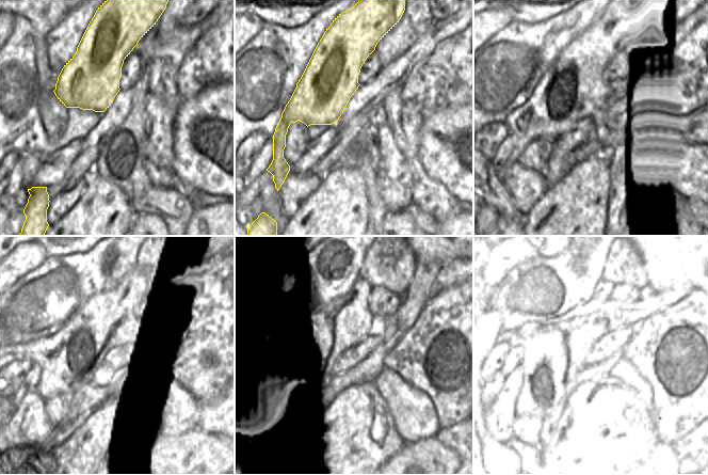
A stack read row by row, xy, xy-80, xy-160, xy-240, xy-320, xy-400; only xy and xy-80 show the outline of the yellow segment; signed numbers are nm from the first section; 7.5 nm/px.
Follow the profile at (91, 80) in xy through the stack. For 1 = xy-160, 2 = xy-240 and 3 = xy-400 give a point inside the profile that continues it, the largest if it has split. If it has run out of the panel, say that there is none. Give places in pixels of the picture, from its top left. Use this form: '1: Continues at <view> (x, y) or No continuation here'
1: Continues at xy-160 (572, 88)
2: Continues at xy-240 (68, 358)
3: Continues at xy-400 (551, 364)

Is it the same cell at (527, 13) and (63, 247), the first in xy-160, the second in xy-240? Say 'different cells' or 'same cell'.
same cell

